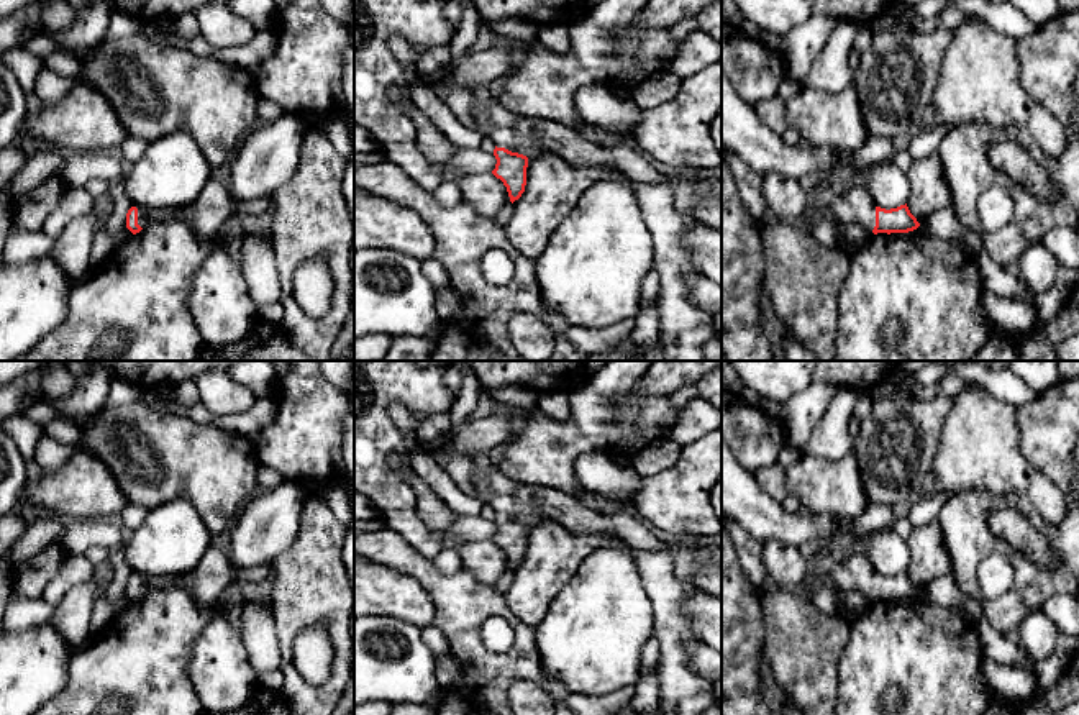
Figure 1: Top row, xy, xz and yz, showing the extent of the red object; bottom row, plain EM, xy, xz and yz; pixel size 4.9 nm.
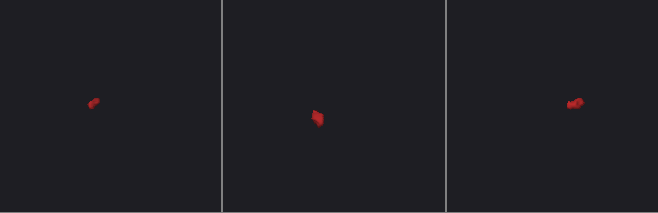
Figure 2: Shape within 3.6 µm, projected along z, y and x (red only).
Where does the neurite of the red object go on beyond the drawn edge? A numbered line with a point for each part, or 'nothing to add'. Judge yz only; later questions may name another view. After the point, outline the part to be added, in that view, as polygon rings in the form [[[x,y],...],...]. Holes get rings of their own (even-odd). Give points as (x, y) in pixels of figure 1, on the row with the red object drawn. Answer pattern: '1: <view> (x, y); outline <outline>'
1: yz (853, 204); outline [[[854,179],[849,187],[836,189],[830,208],[843,223],[859,223],[871,231],[876,226],[876,203],[863,179]]]

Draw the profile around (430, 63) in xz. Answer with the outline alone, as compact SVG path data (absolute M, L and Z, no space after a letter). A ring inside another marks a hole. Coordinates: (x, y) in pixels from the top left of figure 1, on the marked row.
M448 44L423 52L418 59L417 71L423 79L433 79L443 67L451 62L453 56Z

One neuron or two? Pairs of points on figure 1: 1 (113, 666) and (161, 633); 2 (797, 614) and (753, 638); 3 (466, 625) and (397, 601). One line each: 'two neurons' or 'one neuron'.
1: one neuron
2: two neurons
3: two neurons

